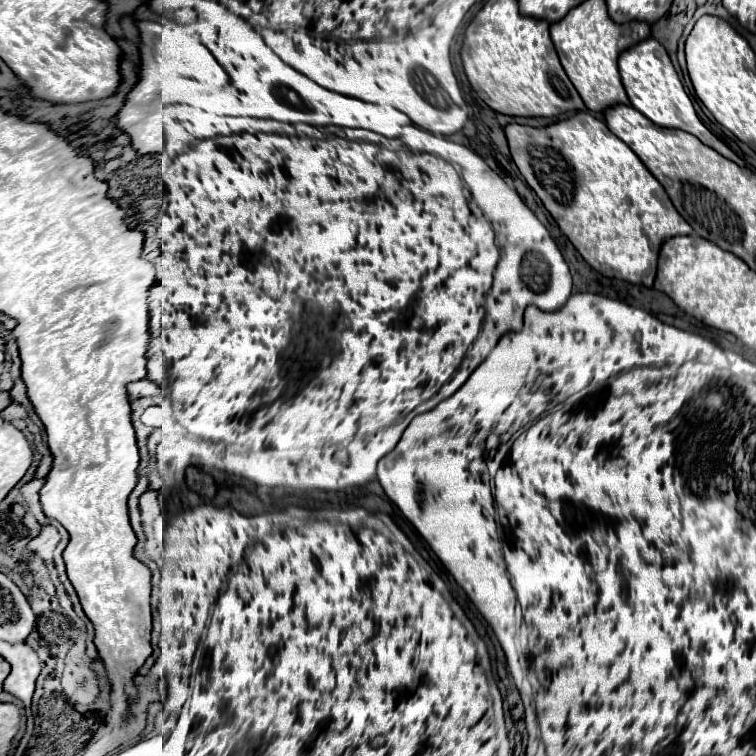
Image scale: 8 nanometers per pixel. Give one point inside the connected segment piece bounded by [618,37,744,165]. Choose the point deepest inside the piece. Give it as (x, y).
(648, 76)

